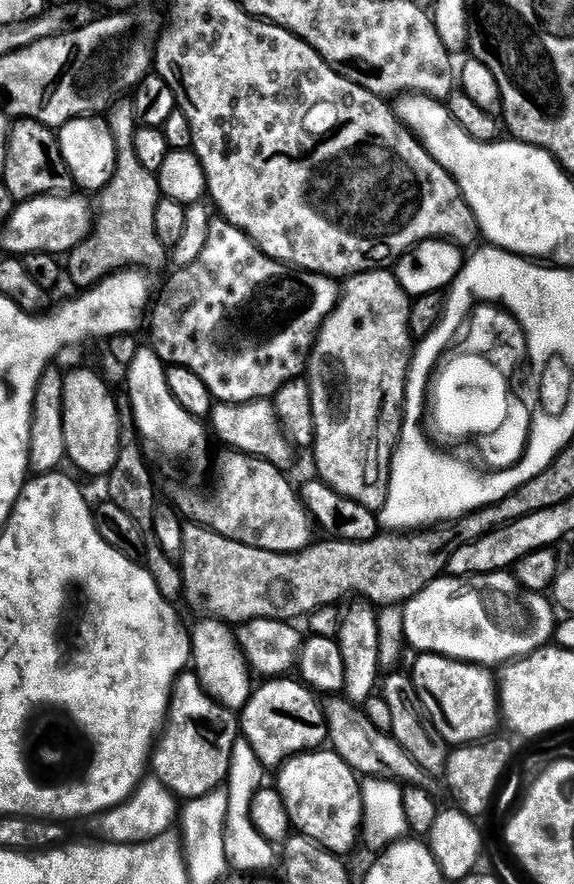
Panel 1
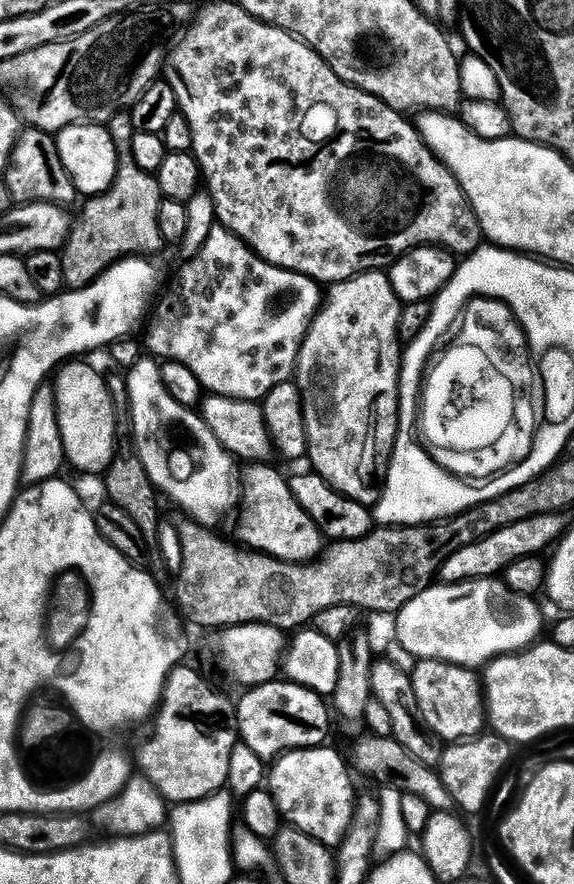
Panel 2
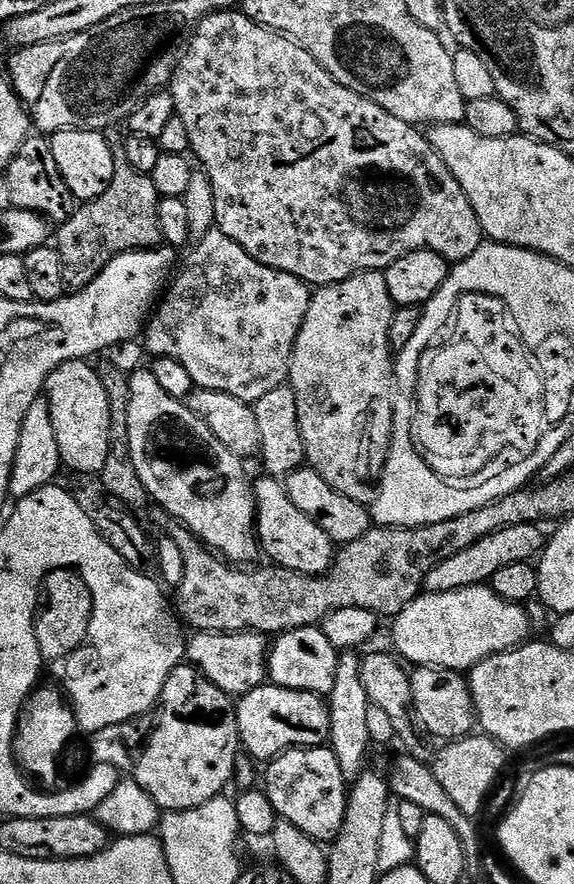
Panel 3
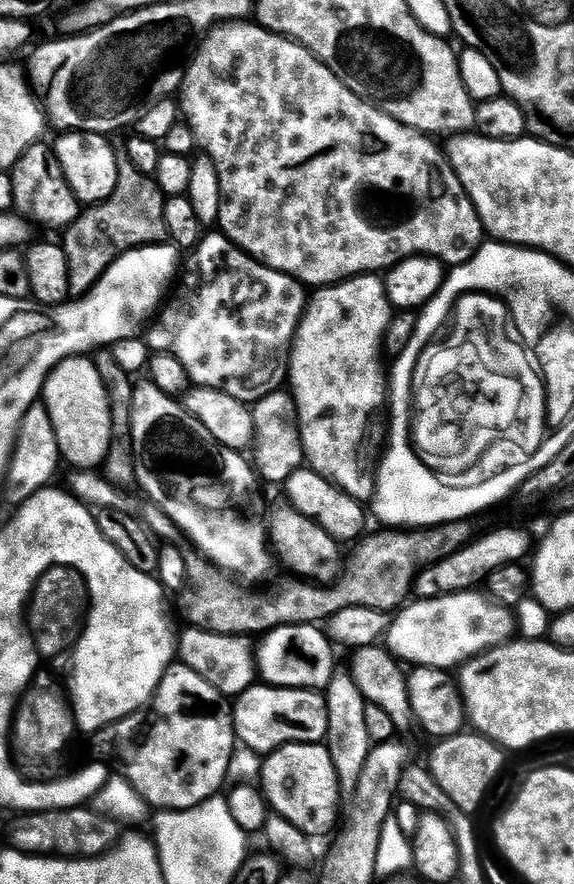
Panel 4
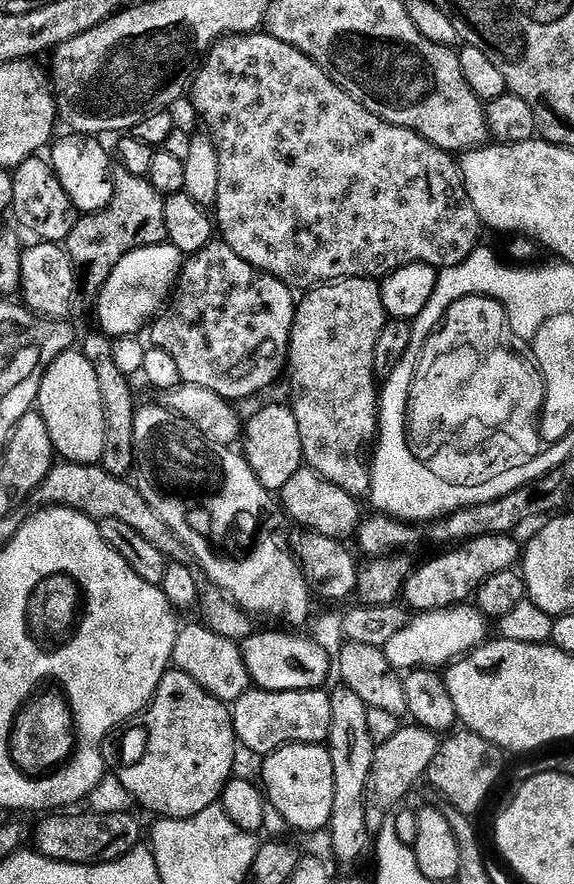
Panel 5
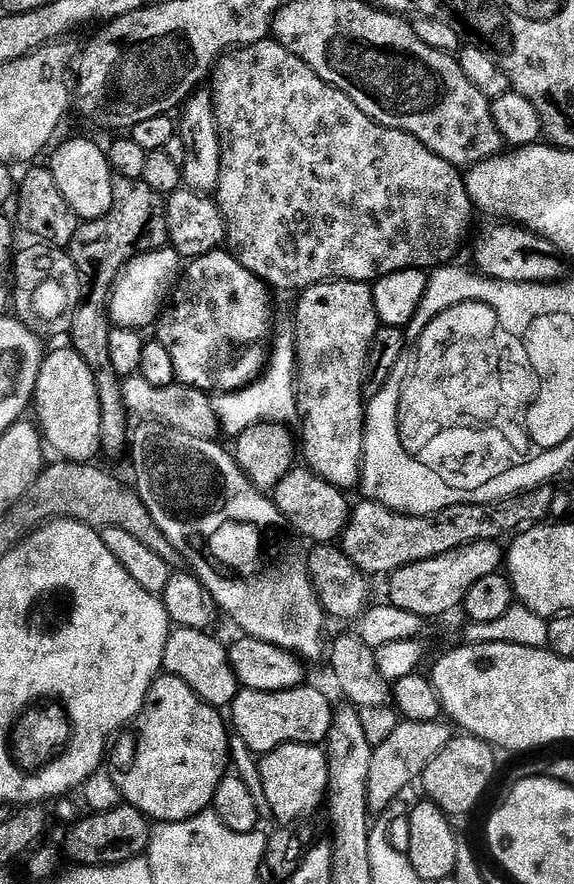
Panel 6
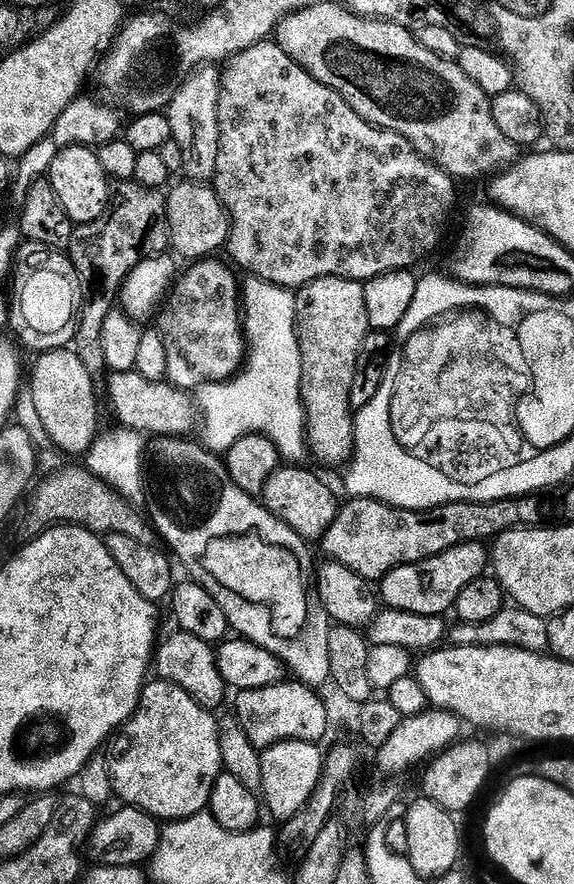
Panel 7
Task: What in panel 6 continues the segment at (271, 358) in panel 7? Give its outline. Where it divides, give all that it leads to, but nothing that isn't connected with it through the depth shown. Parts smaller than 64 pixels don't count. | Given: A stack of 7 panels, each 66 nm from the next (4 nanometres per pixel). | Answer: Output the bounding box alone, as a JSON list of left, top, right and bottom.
[214,344,298,438]

